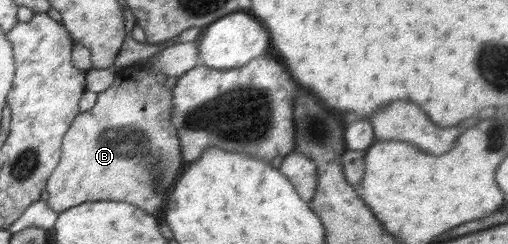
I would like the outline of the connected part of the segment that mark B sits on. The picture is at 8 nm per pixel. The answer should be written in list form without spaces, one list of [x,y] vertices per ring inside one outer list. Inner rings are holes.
[[[154,55],[146,63],[118,70],[114,83],[97,96],[94,107],[80,113],[68,128],[63,136],[60,160],[45,186],[49,194],[46,202],[52,210],[61,213],[85,202],[107,200],[128,202],[155,216],[165,208],[165,200],[185,163],[182,164],[175,126],[170,122],[172,91],[165,89],[169,78],[149,70],[153,58]]]

